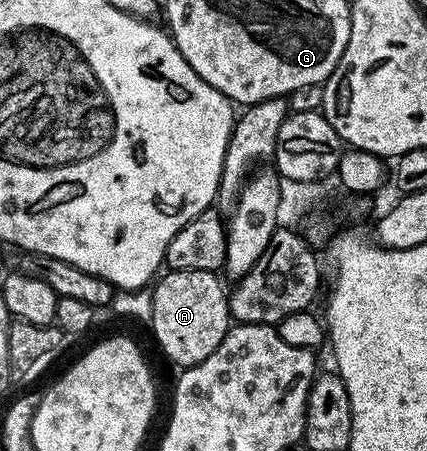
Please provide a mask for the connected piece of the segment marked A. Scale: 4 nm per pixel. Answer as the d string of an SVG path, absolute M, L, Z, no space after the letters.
M170 271L164 275L152 287L152 315L148 327L154 330L155 341L162 346L163 353L172 362L182 363L183 368L194 367L222 344L226 332L232 326L228 291L227 288L222 288L219 276L213 271Z

